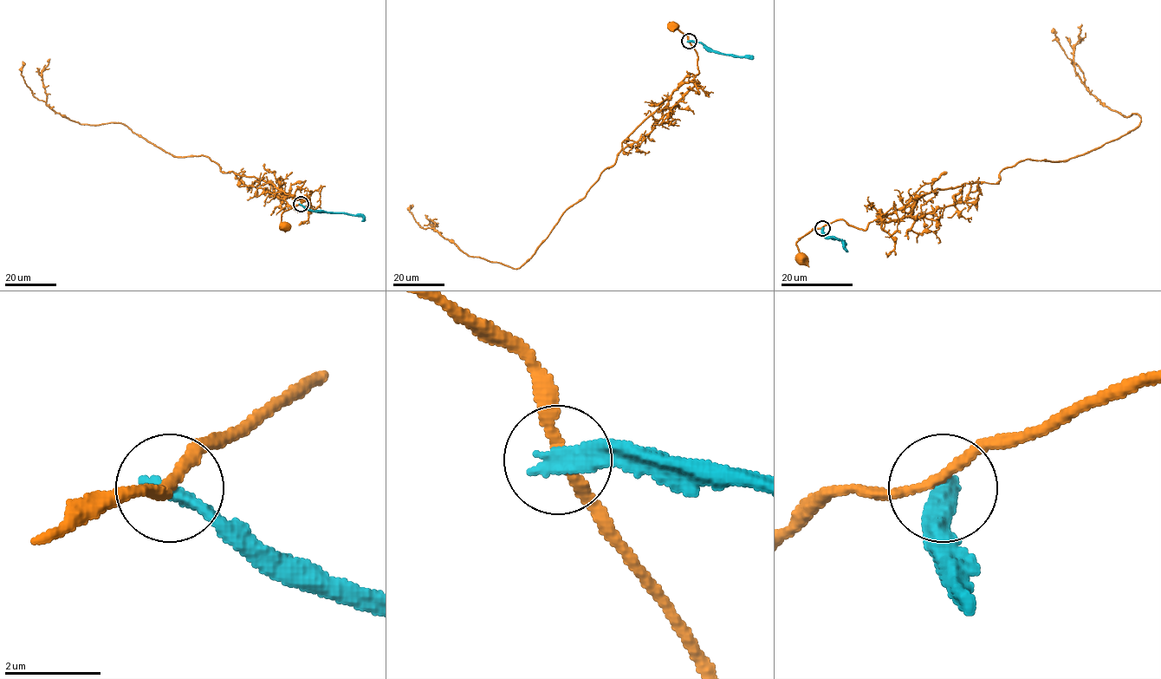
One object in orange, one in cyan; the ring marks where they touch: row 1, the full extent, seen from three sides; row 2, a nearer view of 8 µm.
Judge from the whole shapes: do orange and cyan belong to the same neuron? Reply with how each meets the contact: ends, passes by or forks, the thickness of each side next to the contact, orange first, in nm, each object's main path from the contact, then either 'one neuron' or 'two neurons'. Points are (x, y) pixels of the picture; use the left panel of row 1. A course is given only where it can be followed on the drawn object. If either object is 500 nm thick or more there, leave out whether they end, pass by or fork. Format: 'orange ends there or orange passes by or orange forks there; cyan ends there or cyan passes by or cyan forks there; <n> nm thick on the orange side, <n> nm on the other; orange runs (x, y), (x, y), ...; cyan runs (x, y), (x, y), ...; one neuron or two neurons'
orange passes by; cyan ends there; 200 nm thick on the orange side, 360 nm on the other; orange runs (300, 204), (310, 205), (203, 155), (174, 156), (120, 123), (70, 120), (33, 95), (22, 62); cyan runs (300, 205), (314, 211), (360, 215), (363, 221); two neurons

